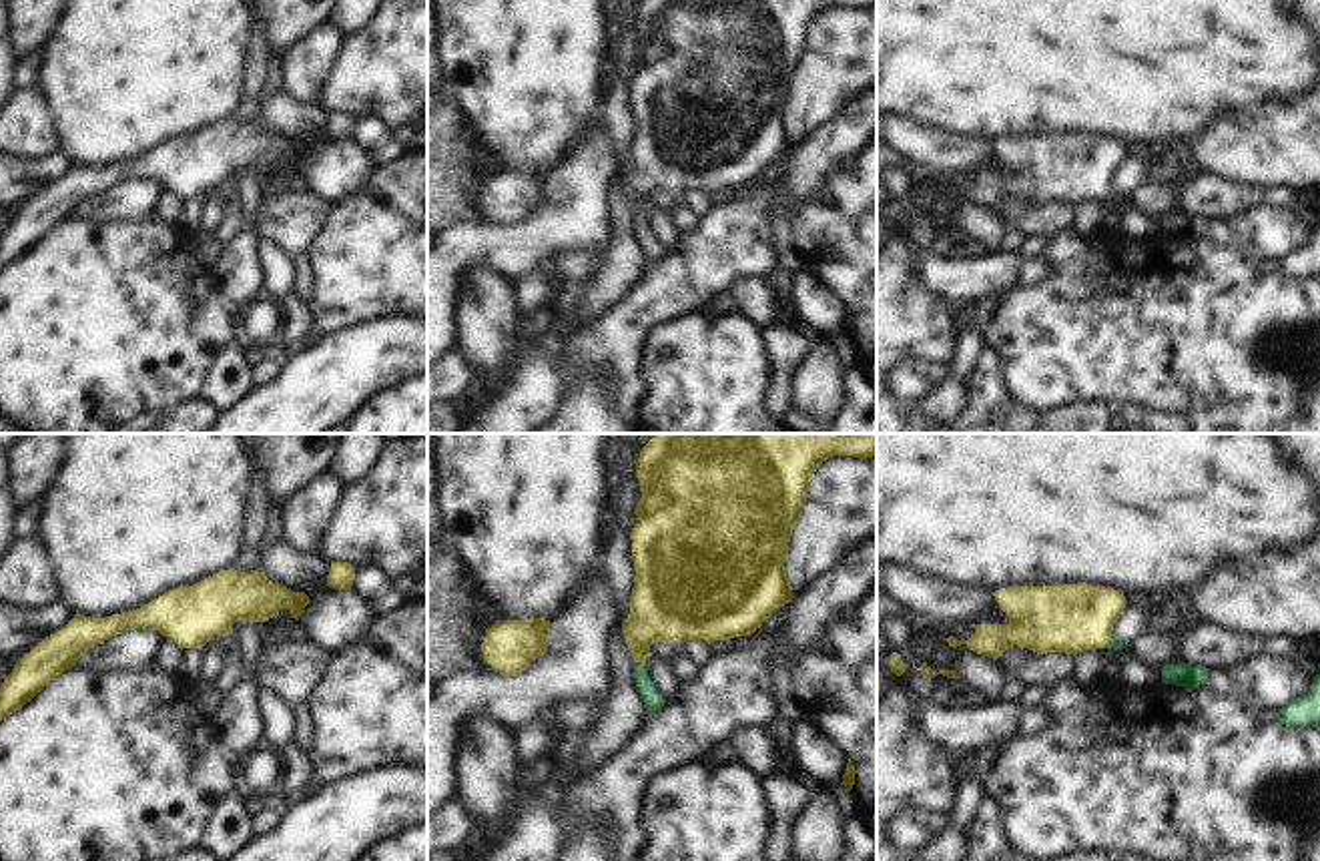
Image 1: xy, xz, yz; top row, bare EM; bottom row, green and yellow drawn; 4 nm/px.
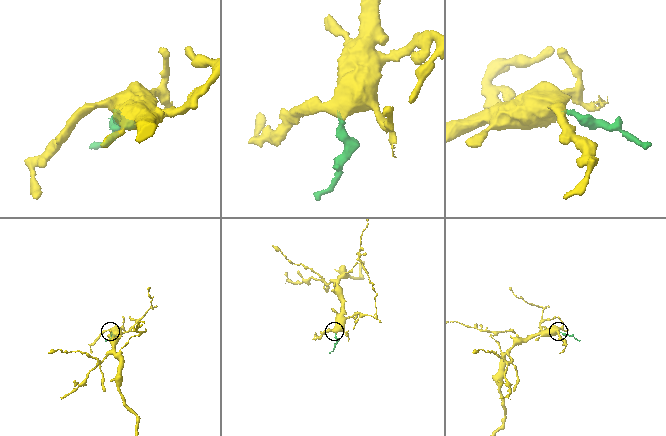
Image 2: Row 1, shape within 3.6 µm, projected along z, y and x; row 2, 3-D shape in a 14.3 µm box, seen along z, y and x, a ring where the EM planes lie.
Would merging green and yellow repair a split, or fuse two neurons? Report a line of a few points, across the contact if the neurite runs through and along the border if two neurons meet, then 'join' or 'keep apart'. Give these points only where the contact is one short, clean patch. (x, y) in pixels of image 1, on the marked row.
xz (646, 689), (640, 677), (640, 663), (640, 631), (665, 607) | join

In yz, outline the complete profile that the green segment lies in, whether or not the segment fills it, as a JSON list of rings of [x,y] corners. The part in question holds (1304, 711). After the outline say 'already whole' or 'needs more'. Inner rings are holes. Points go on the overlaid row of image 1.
[[[1320,674],[1314,676],[1308,694],[1302,694],[1280,708],[1278,721],[1286,727],[1320,727]]] | already whole

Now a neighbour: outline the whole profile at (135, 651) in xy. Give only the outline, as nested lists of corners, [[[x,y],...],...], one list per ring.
[[[126,630],[86,650],[74,666],[100,674],[146,672],[156,666],[164,642],[158,630]]]

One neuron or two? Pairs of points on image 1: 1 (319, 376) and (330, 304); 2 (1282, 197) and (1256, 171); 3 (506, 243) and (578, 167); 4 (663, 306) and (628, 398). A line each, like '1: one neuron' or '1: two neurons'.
1: two neurons
2: two neurons
3: one neuron
4: one neuron

